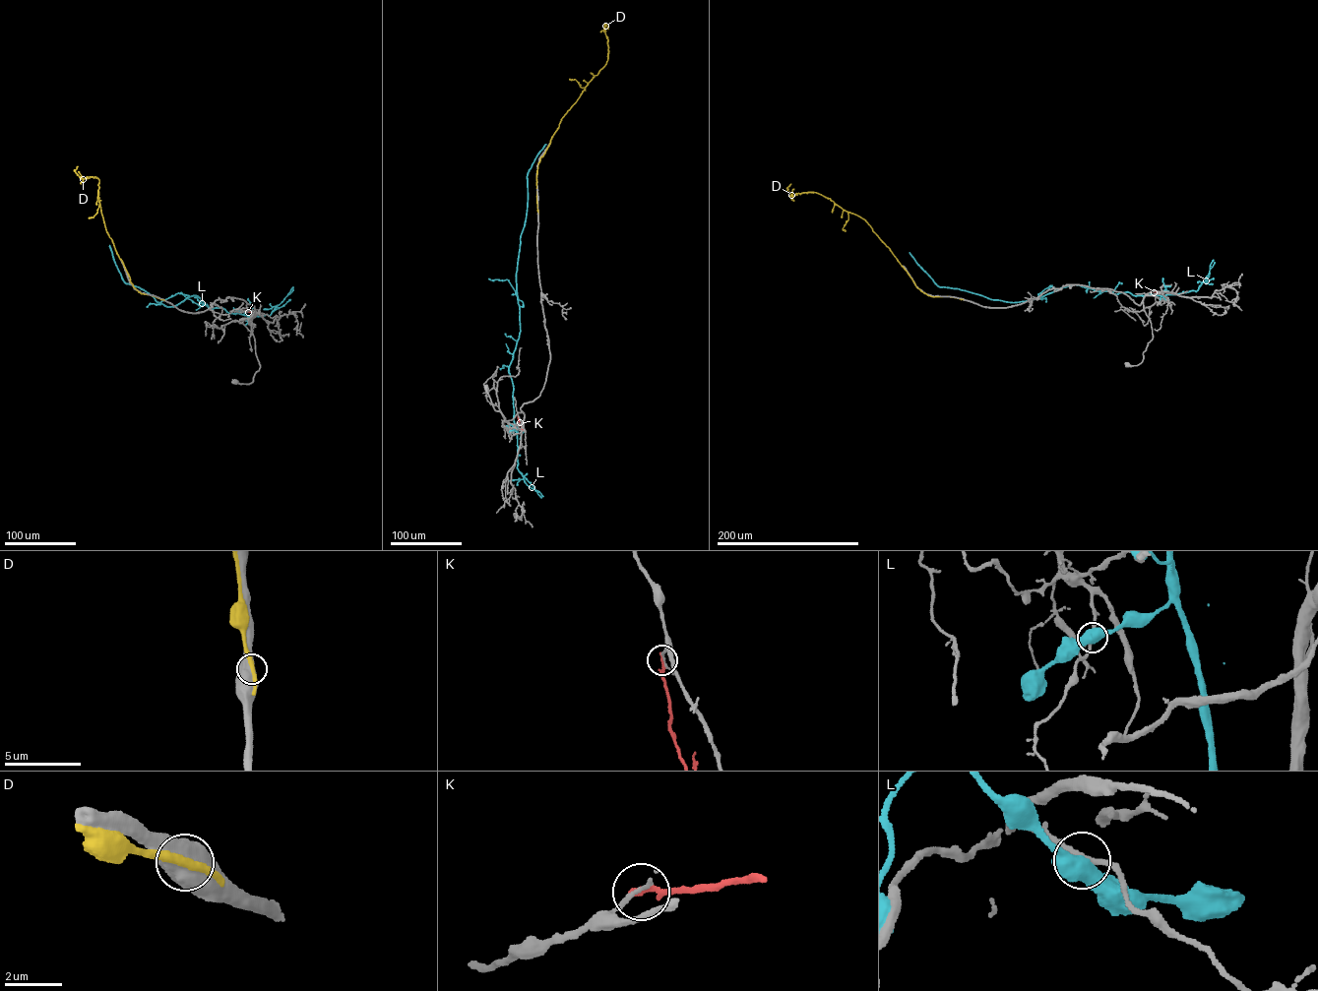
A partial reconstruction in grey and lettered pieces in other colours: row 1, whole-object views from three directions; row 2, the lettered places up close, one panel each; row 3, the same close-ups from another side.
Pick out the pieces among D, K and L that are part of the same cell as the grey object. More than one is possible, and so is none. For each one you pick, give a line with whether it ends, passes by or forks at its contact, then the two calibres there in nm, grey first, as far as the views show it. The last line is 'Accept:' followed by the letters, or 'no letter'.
Accept: no letter

